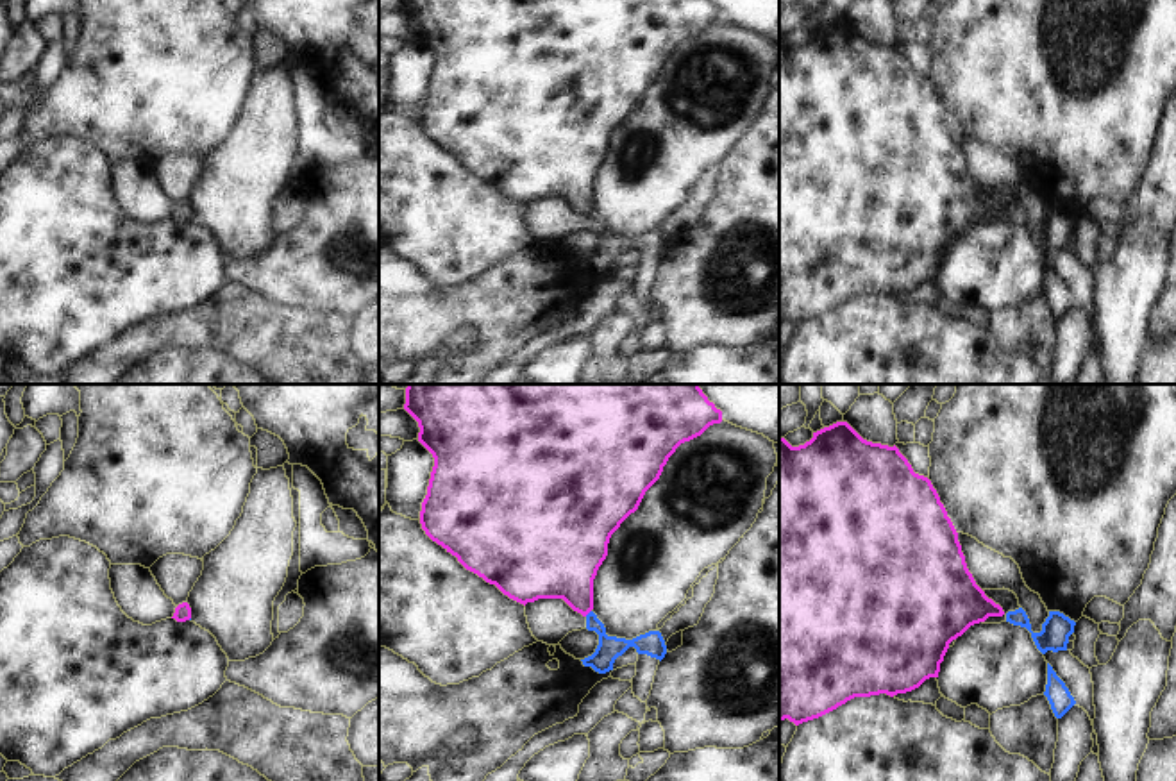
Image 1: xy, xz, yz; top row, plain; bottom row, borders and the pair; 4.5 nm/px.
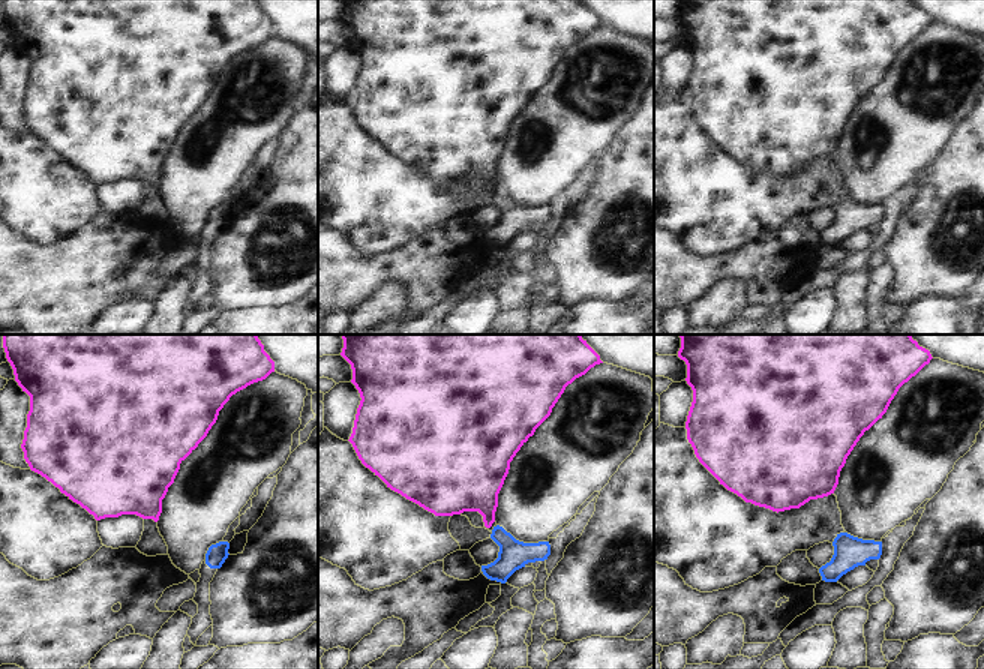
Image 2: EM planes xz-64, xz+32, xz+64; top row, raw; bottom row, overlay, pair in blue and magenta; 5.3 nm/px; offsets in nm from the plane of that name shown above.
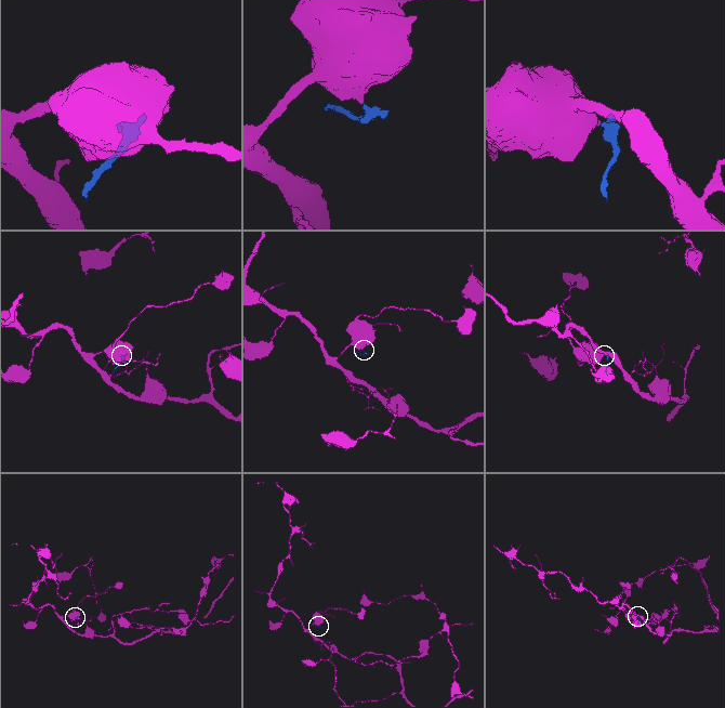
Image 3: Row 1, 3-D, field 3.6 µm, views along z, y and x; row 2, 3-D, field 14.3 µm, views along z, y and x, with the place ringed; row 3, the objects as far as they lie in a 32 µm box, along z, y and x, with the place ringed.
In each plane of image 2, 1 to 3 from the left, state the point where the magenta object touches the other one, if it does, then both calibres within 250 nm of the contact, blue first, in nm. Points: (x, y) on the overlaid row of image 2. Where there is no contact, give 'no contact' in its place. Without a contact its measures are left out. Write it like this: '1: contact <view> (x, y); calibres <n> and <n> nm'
1: no contact
2: no contact
3: no contact

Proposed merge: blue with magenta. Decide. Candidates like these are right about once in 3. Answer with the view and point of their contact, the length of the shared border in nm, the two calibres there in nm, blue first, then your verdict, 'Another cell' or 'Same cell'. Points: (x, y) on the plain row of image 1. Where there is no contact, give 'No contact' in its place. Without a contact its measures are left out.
Touches blue at xz (588, 213). Shared border 40 nm. Thickness 110 nm (blue) against 300 nm. Another cell

